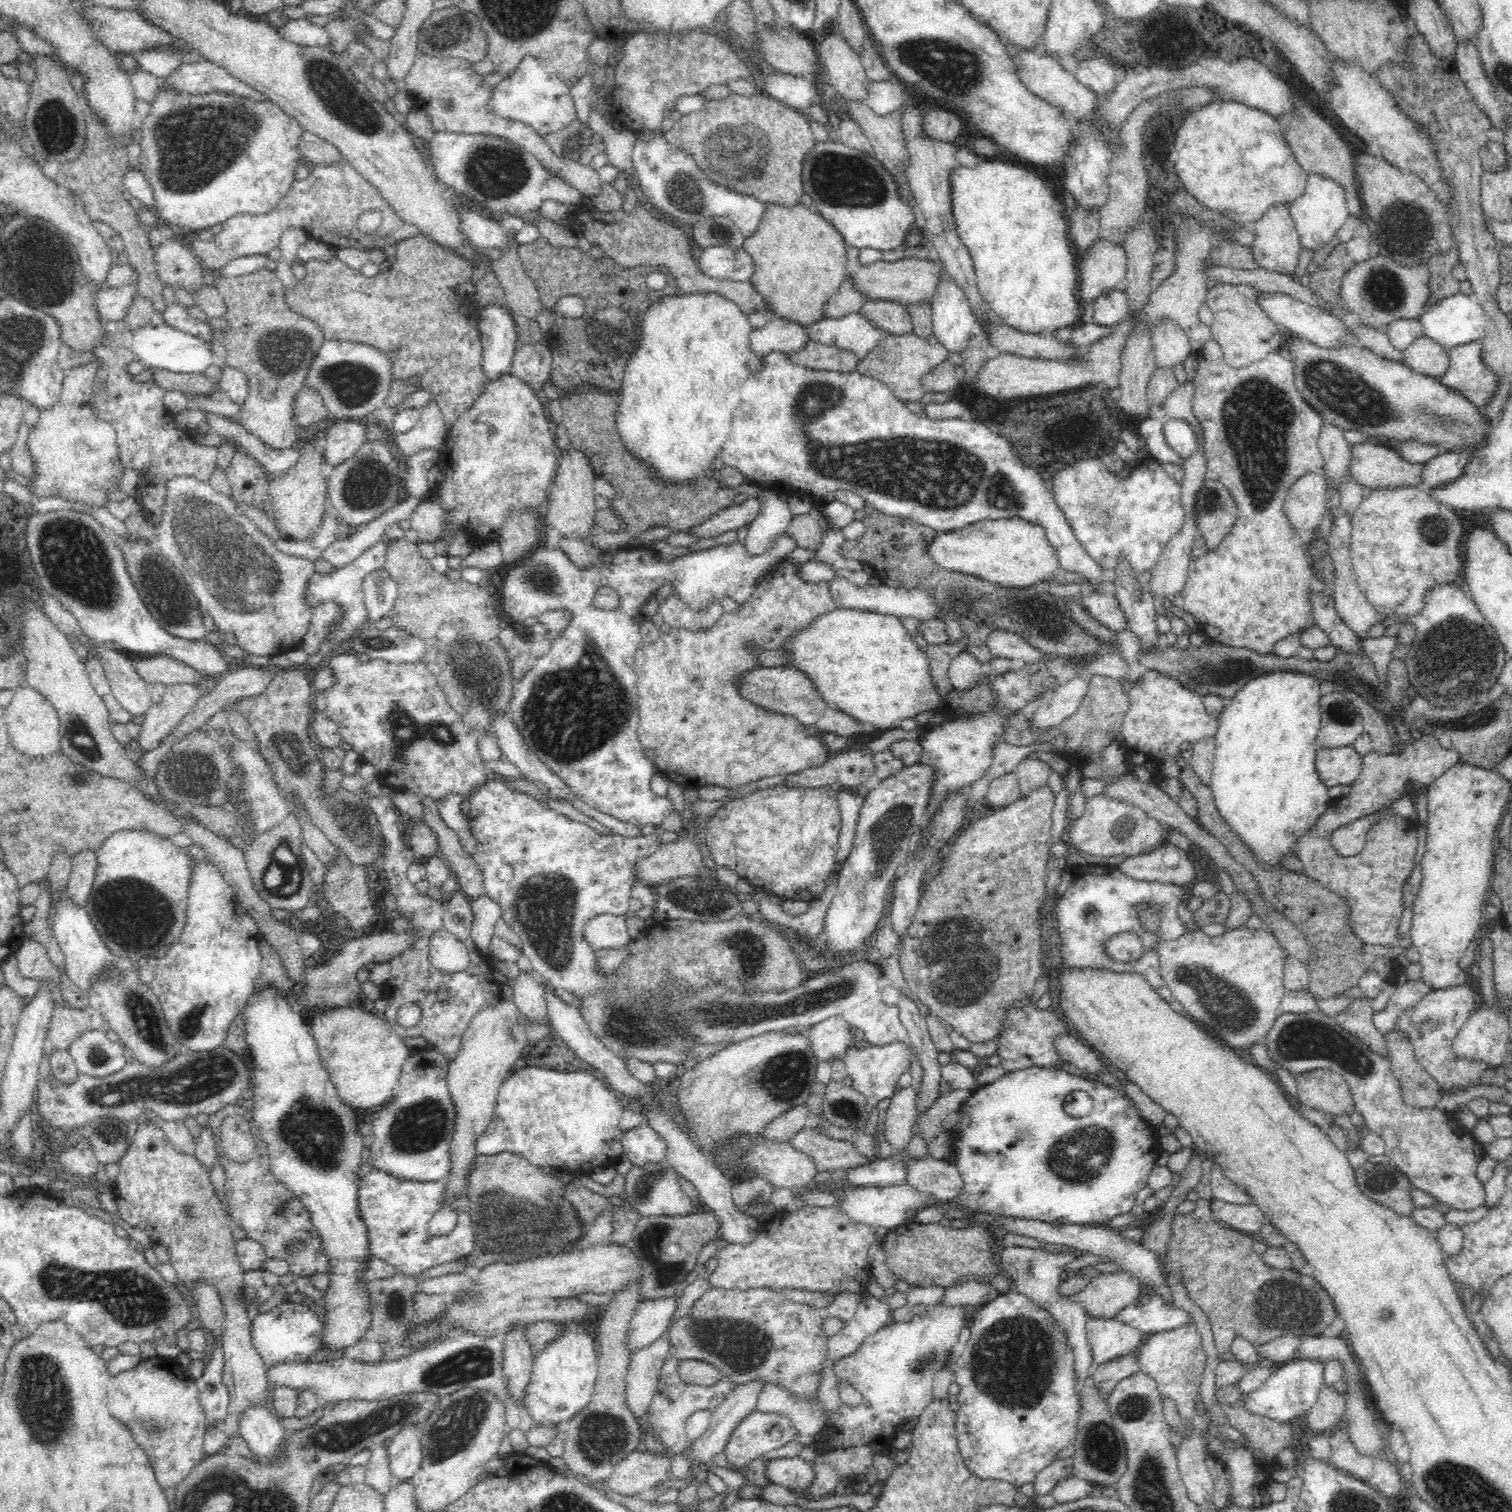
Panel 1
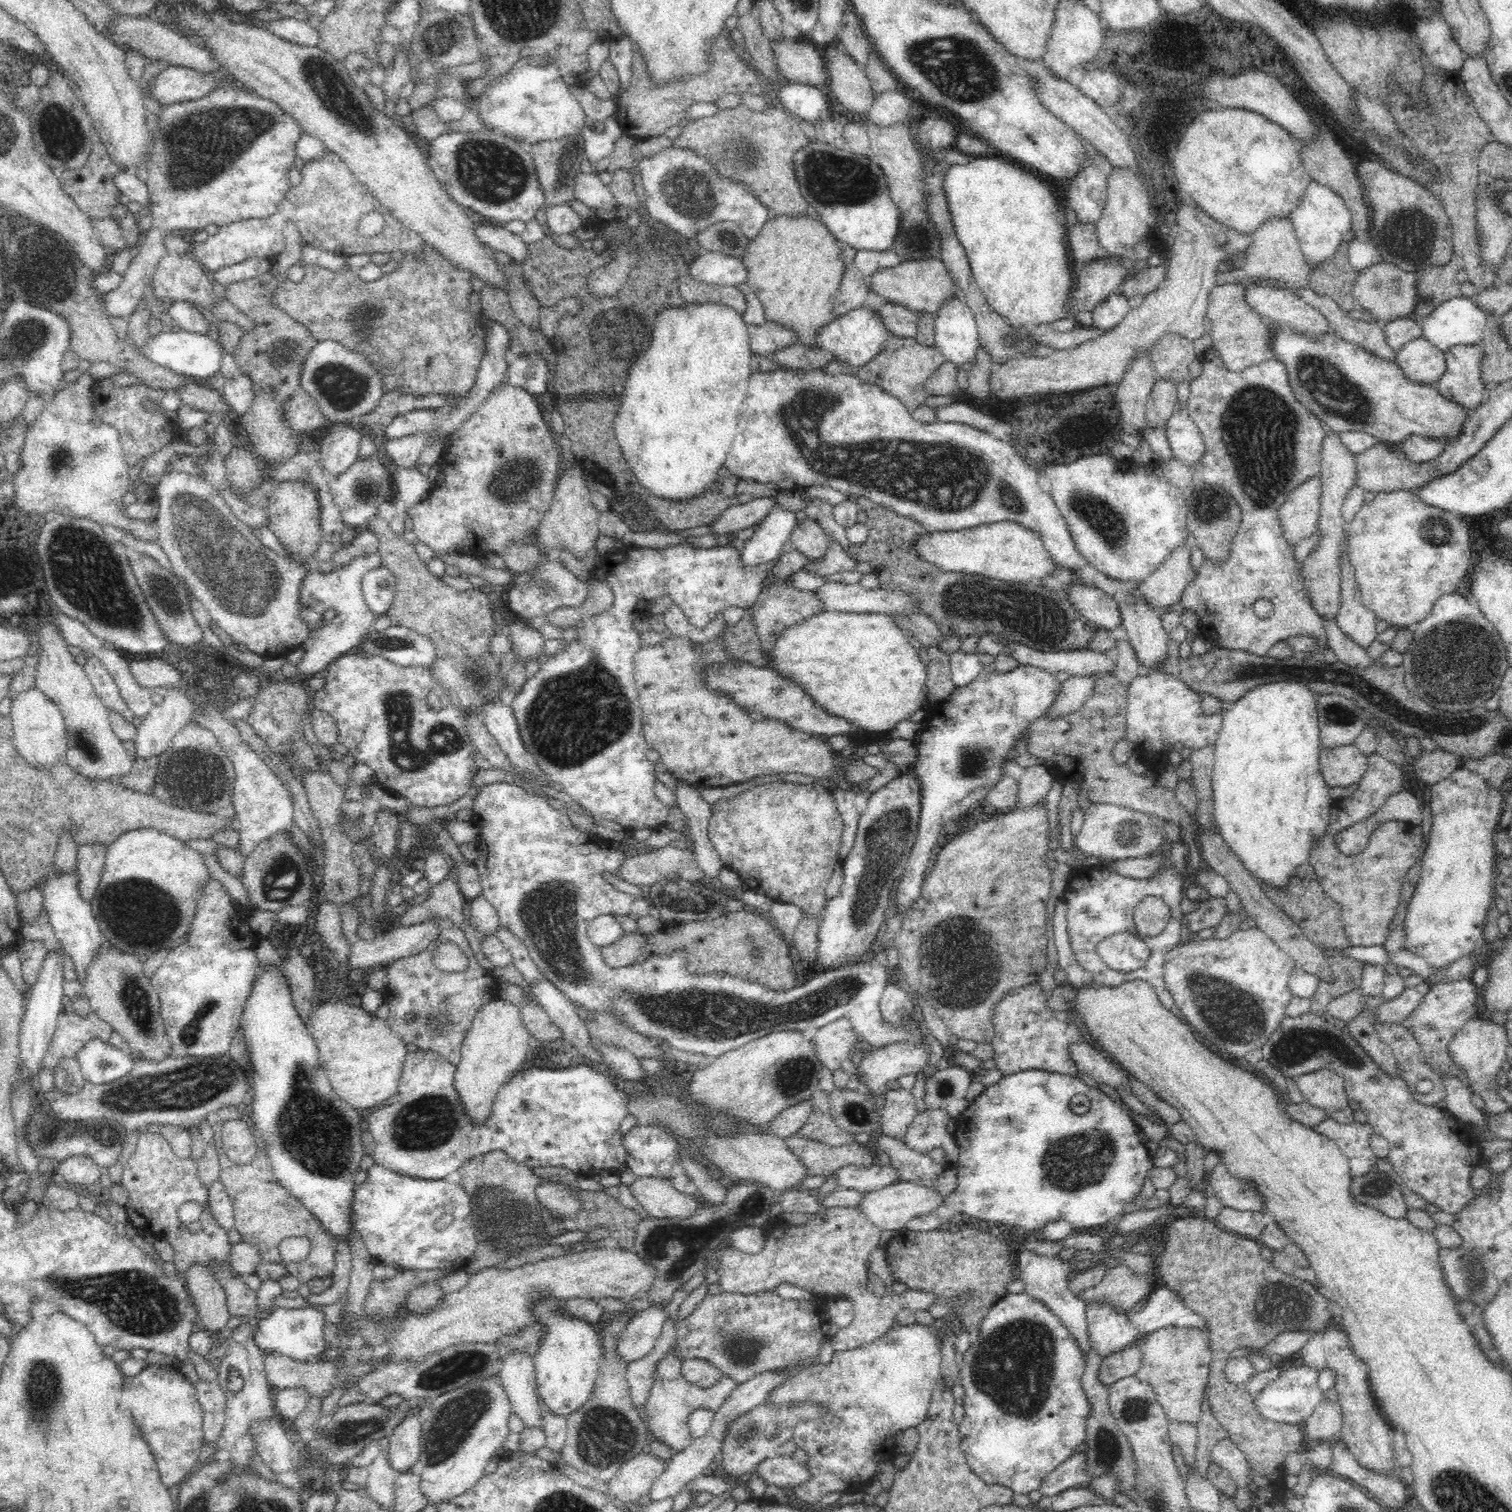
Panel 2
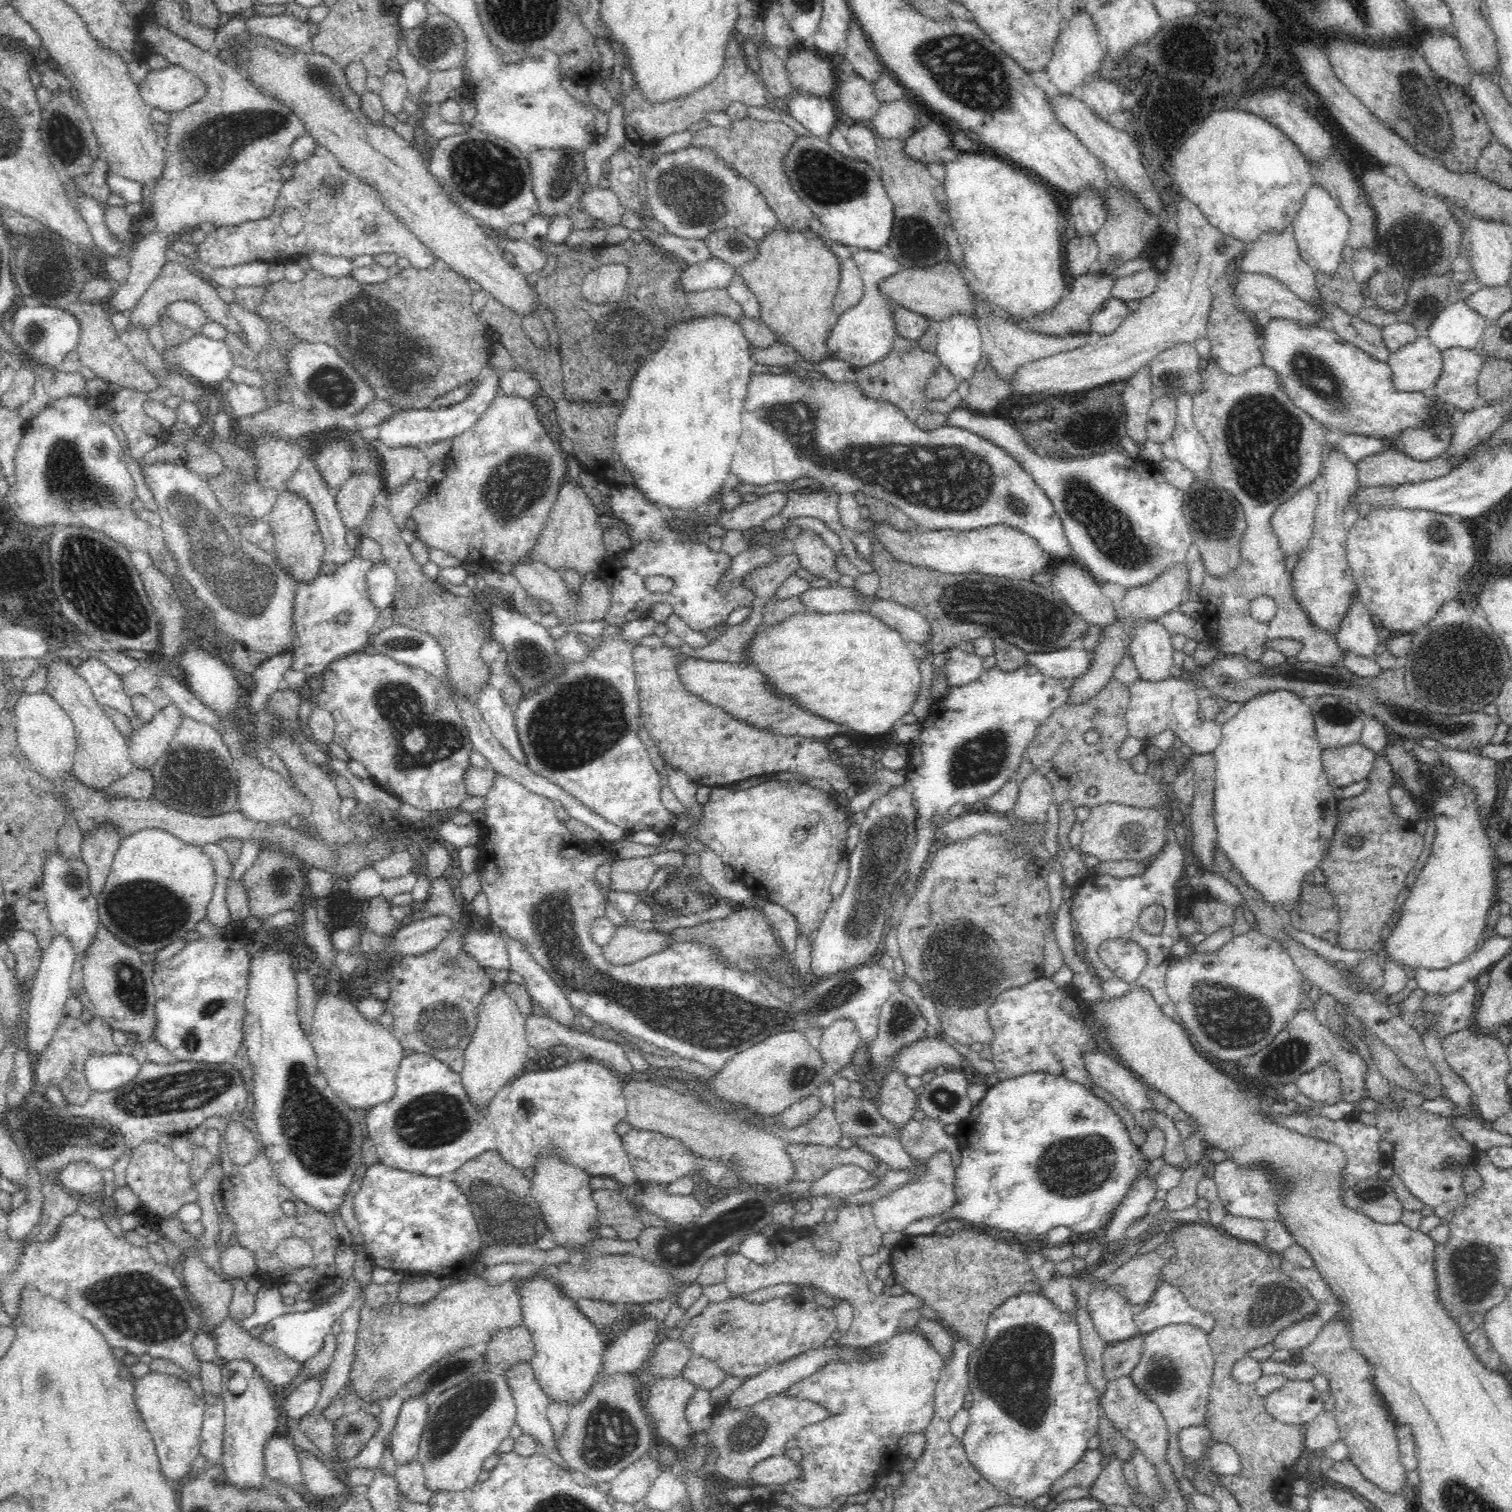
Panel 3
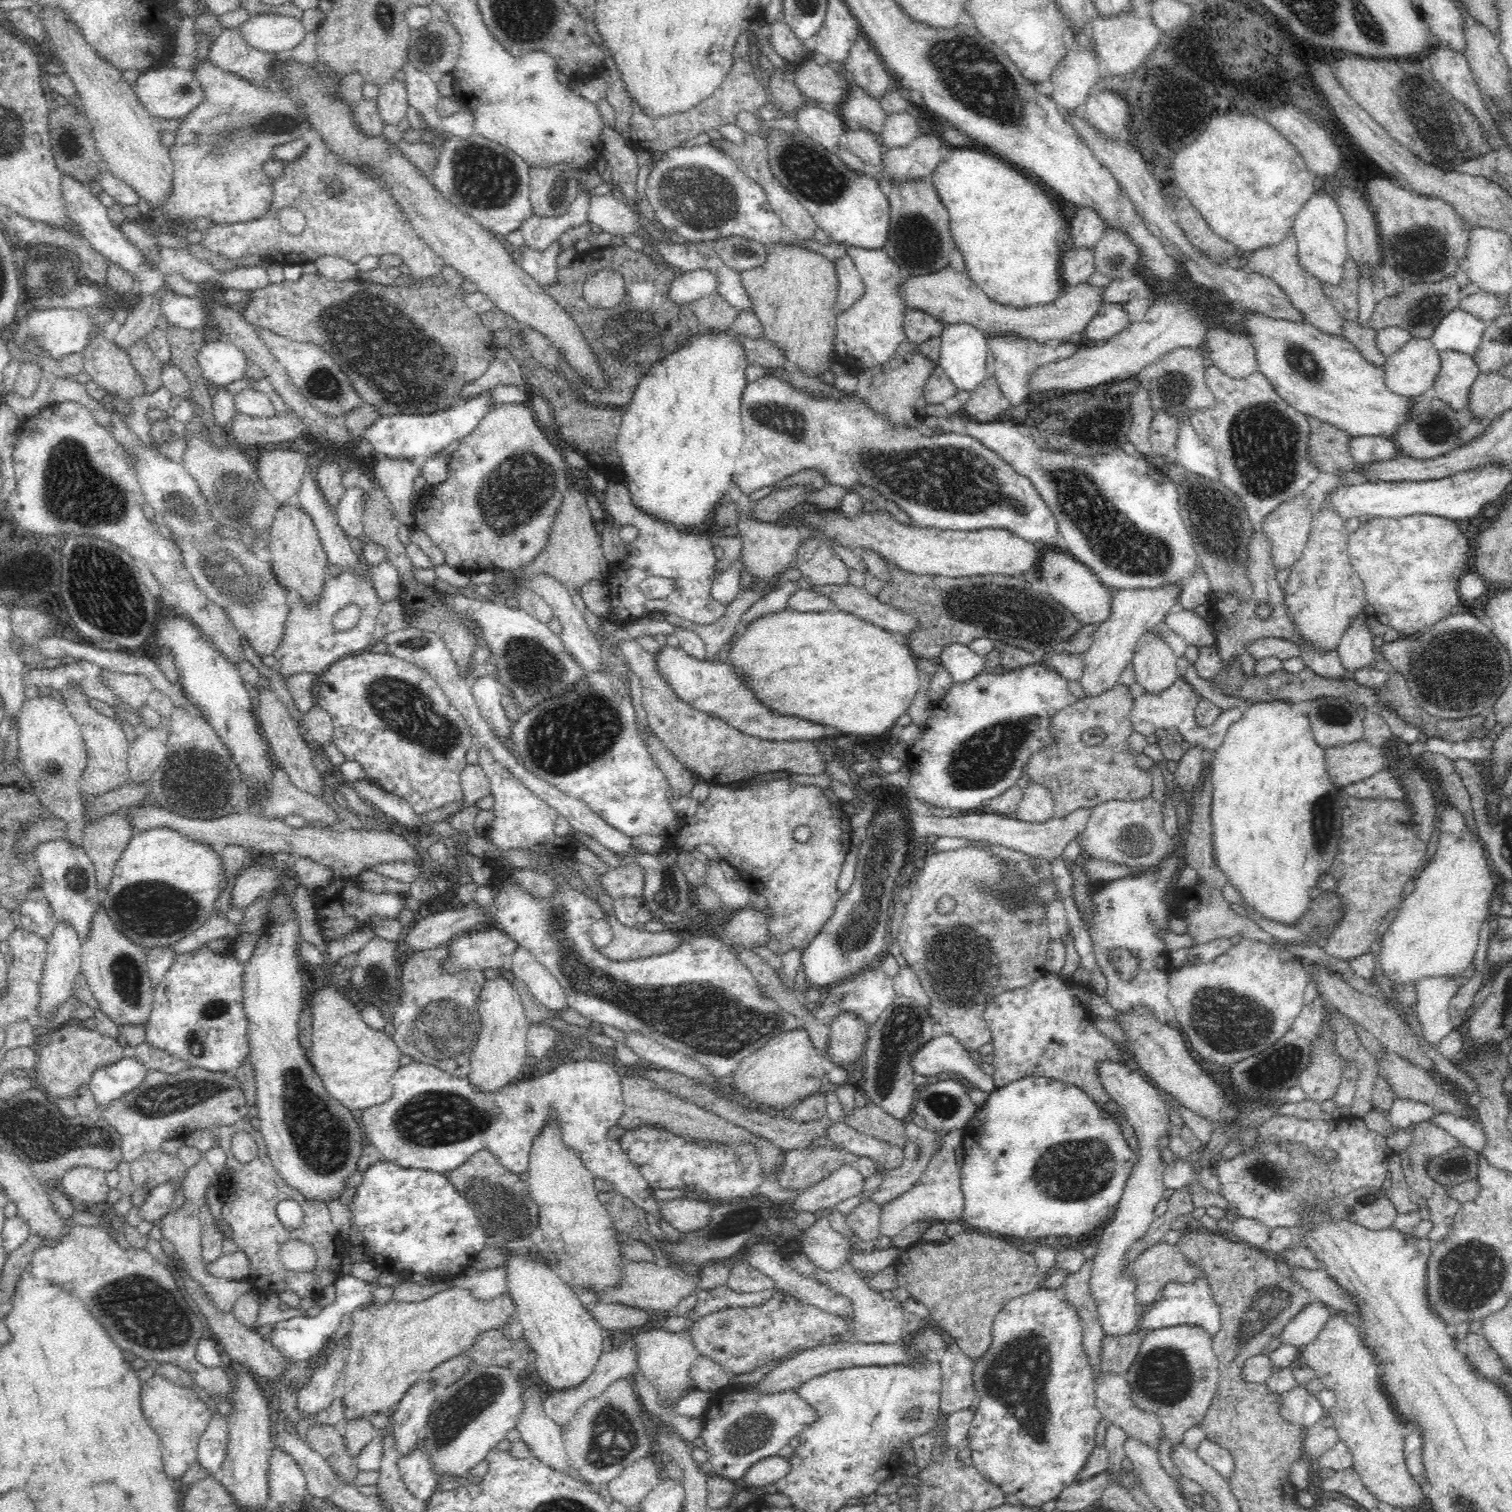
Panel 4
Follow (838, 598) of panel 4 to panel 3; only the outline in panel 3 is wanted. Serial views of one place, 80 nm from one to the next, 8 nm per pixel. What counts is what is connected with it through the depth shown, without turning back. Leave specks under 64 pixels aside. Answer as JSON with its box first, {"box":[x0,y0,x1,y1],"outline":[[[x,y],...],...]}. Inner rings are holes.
{"box":[867,599,931,645],"outline":[[[872,599],[867,604],[867,612],[897,630],[901,638],[911,645],[928,640],[931,626],[922,614],[911,608],[888,599]]]}

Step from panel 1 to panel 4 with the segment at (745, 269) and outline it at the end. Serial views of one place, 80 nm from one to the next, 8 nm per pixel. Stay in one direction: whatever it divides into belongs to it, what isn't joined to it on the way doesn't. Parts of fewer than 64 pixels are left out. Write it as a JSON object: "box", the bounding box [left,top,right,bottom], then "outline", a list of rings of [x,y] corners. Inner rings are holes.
{"box":[670,269,718,305],"outline":[[[706,269],[694,270],[688,273],[678,273],[671,283],[670,301],[678,305],[691,305],[698,299],[708,297],[716,292],[718,273]]]}

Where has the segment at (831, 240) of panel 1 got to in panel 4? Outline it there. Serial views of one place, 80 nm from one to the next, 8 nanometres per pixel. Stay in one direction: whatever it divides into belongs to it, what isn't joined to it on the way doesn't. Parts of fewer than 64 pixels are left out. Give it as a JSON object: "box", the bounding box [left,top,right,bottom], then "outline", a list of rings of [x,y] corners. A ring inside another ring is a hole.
{"box":[740,239,839,377],"outline":[[[789,239],[768,245],[767,252],[769,256],[766,265],[740,273],[742,285],[752,301],[752,311],[762,323],[763,338],[783,350],[785,360],[796,364],[798,371],[818,377],[830,371],[830,364],[838,359],[834,350],[834,336],[838,316],[835,303],[839,281],[837,271],[834,270],[834,262],[797,244],[790,244]]]}

